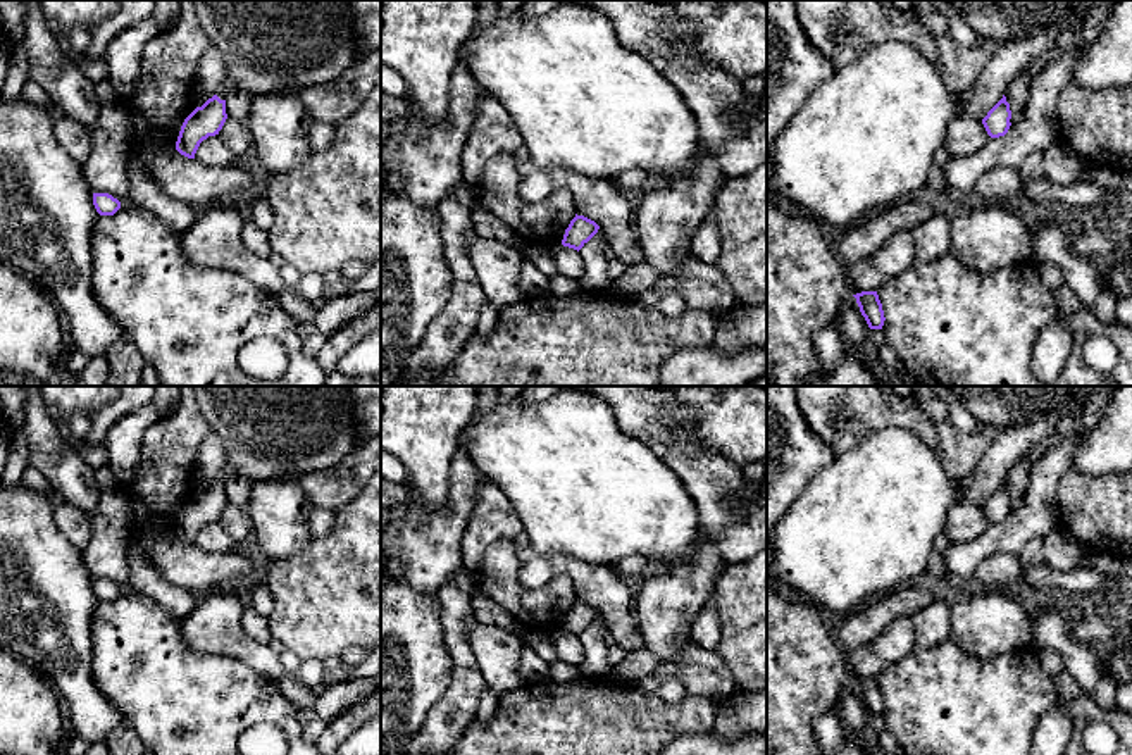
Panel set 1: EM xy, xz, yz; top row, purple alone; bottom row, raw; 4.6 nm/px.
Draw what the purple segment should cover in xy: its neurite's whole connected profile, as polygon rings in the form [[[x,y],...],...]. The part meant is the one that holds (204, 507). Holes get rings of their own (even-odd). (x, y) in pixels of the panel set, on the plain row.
[[[193,386],[198,412],[221,438],[226,450],[226,465],[219,477],[202,493],[196,493],[183,509],[176,536],[195,545],[203,526],[219,521],[227,500],[226,481],[236,474],[250,479],[298,479],[308,472],[320,472],[339,464],[360,445],[355,431],[355,412],[348,386]]]

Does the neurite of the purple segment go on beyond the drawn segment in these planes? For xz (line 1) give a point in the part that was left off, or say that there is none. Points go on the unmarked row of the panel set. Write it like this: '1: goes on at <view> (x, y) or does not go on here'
1: does not go on here

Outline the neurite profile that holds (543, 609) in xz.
[[[510,540],[494,541],[484,552],[477,572],[479,591],[501,605],[522,629],[546,636],[558,634],[575,603],[572,579],[558,576],[531,590],[520,584],[519,567],[517,545]]]

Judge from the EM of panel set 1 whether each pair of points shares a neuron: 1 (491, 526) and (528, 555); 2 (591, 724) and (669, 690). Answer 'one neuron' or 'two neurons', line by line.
1: one neuron
2: two neurons

